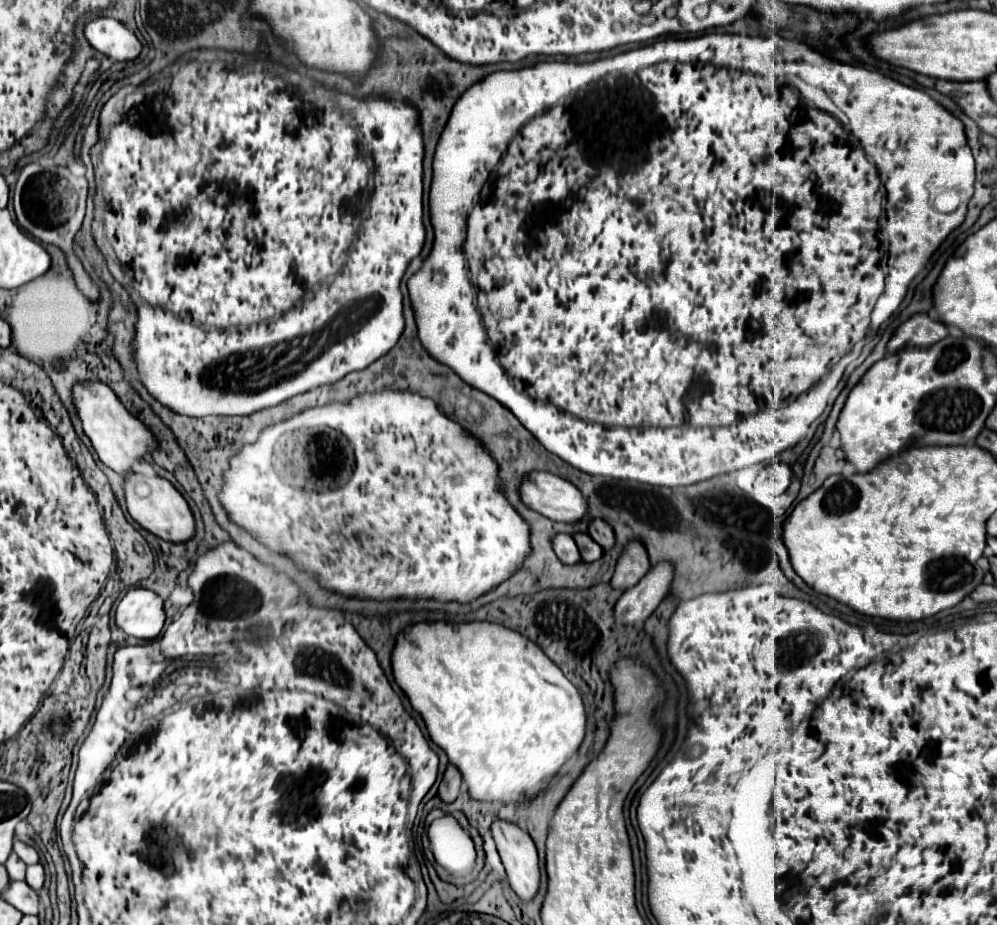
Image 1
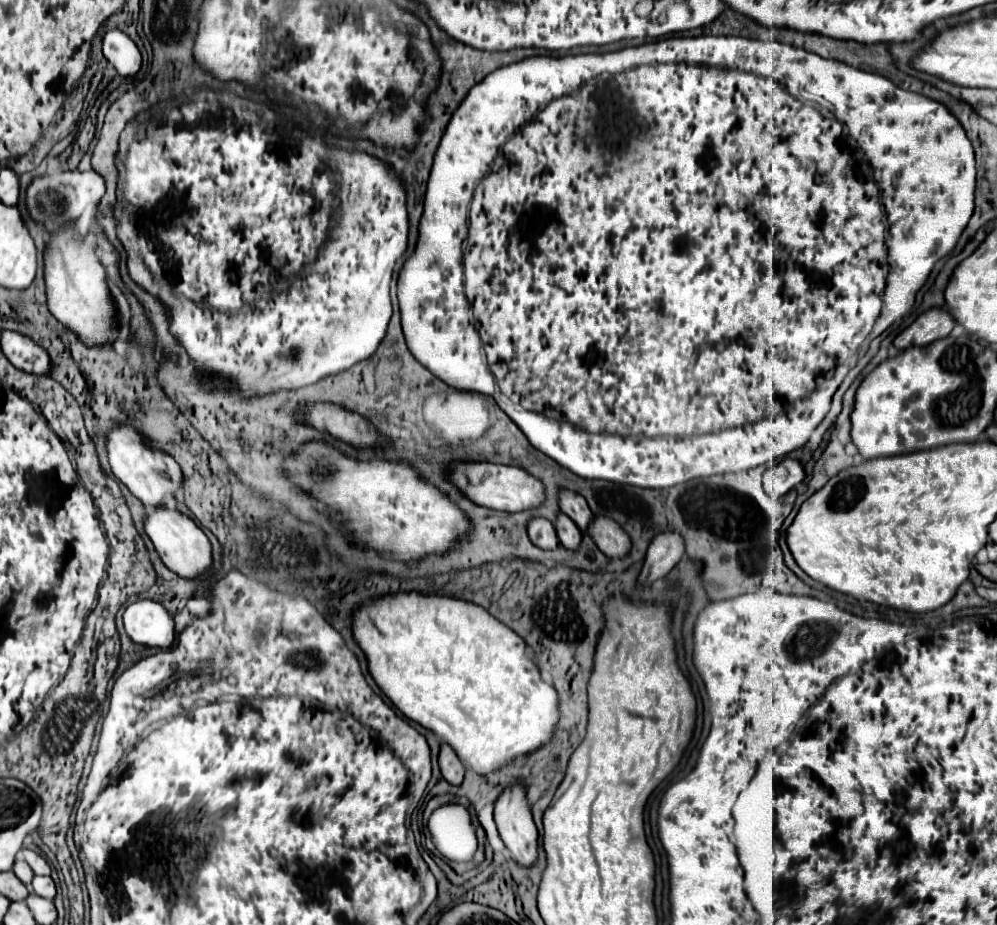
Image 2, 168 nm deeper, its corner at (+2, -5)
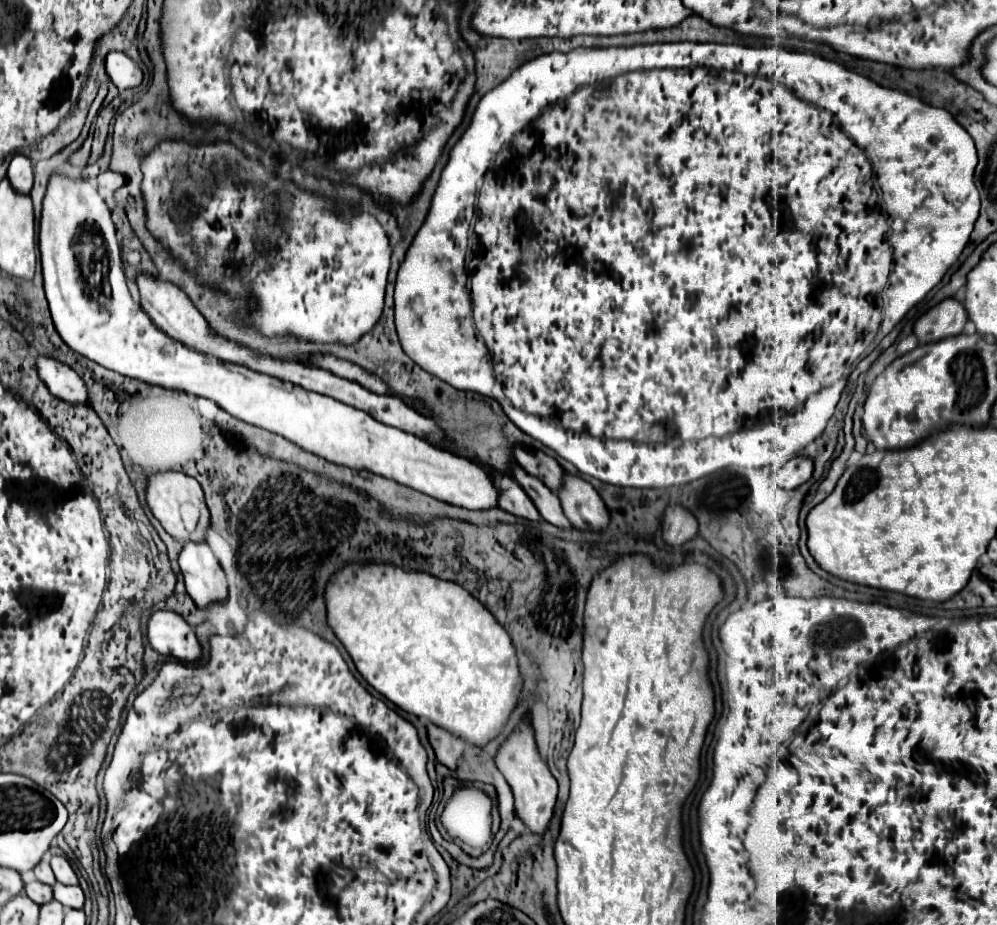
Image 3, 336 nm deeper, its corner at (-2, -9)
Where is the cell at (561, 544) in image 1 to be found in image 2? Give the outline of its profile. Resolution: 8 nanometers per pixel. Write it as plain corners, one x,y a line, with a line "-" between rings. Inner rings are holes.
536,517
532,521
532,527
528,527
528,535
532,539
532,543
540,549
546,549
546,551
554,551
560,547
560,541
558,541
558,535
556,535
556,529
550,521
546,519
540,519

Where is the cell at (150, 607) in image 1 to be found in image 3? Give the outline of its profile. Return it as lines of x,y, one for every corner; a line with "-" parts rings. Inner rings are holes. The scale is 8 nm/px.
154,611
148,619
150,645
166,657
174,657
182,663
194,663
202,659
202,645
192,625
174,611

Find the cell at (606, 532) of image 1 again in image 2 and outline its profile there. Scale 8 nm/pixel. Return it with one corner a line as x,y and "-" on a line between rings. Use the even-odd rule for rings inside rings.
564,491
562,493
562,497
560,497
560,507
562,507
562,511
580,527
580,531
582,533
586,533
586,529
590,527
590,523
592,523
592,511
590,511
590,507
588,507
588,503
584,501
584,497
580,497
580,495
576,495
576,493
572,493
572,491

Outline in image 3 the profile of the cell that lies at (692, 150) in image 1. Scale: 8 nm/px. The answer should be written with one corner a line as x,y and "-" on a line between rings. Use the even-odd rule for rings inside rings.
692,41
644,43
644,45
632,45
632,47
604,47
604,49
600,49
600,47
576,47
570,53
554,51
550,55
542,55
542,57
536,57
536,59
524,63
520,69
516,69
516,75
512,75
508,81
504,81
496,89
488,91
480,99
468,131
454,145
454,149
450,153
450,161
446,165
446,169
442,171
436,195
432,199
430,213
428,213
424,225
420,227
420,231
416,233
416,237
414,237
414,241
412,241
408,253
406,253
406,259
398,269
396,291
394,291
396,331
398,331
398,337
400,337
400,343
402,343
402,349
406,351
406,355
412,361
416,361
416,365
420,365
424,371
432,373
434,377
450,383
452,387
456,387
460,391
474,391
474,393
498,399
500,407
508,415
508,419
512,419
516,423
516,427
520,427
526,435
530,435
530,437
538,439
540,443
544,443
546,447
554,449
560,457
564,457
566,461
576,465
580,473
596,477
596,479
600,479
604,483
618,485
618,487
672,487
672,485
690,483
694,479
700,479
704,475
710,475
710,473
720,471
720,469
730,467
730,465
740,465
740,467
784,465
786,461
796,457
808,443
812,443
816,437
822,435
822,431
824,431
828,419
832,417
832,413
836,409
836,403
840,401
840,395
842,395
842,391
846,387
848,373
854,369
856,361
864,355
866,347
870,347
872,341
877,346
901,322
914,305
920,303
926,297
926,293
930,289
934,289
942,281
944,273
956,263
956,259
964,251
966,243
970,241
970,233
974,229
974,223
976,223
978,211
980,211
978,189
974,185
974,167
976,167
976,163
978,163
978,157
976,157
976,147
972,143
972,137
968,135
968,131
964,131
964,127
960,127
960,123
956,123
956,119
952,115
948,115
948,111
938,109
938,107
928,107
920,99
910,97
906,93
880,87
878,83
870,81
868,77
852,73
844,65
822,59
822,57
816,57
812,53
786,51
786,49
778,47
778,45
772,45
772,47
744,47
744,45
692,43
-
596,81
600,81
600,83
596,83
-
590,83
594,83
594,85
590,85
-
582,85
590,85
590,87
582,87
-
578,87
580,87
580,91
576,91
-
564,97
568,97
568,99
564,99
-
550,103
552,103
552,107
548,107
-
546,107
548,107
548,111
544,111
-
542,111
544,111
544,115
540,115
-
528,121
532,121
532,123
528,123
-
494,155
496,155
496,159
494,159
-
480,179
482,179
482,187
478,191
478,201
476,201
476,185
478,185
-
880,189
906,189
904,191
904,197
906,197
904,207
900,207
900,205
896,205
896,209
890,207
890,205
886,207
886,203
882,203
884,199
880,199
-
474,203
476,203
476,223
474,223
474,239
470,241
472,243
472,259
466,265
464,259
466,259
466,247
468,247
468,229
470,229
470,221
474,217
-
890,211
892,211
892,225
888,225
888,221
886,221
888,219
886,213
890,213
-
468,281
470,281
470,291
468,291
-
470,297
472,297
472,303
470,303
-
880,321
882,321
881,325
-
476,329
478,329
480,335
476,333
-
876,331
878,331
877,335
-
480,337
484,339
488,349
484,347
-
874,337
876,338
874,339
-
584,343
592,343
592,347
584,347
-
488,351
490,351
492,357
488,355
-
492,365
494,365
494,371
492,371
-
600,375
608,375
608,379
600,379
-
496,379
500,379
500,383
-
504,395
508,399
504,399
-
822,395
824,395
824,401
822,401
-
516,407
520,411
516,411
-
546,419
552,419
552,423
560,423
560,425
552,425
-
756,449
758,449
758,463
752,463
752,451
756,451

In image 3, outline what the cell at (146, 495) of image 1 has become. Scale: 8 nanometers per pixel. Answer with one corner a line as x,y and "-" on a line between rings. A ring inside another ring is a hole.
188,543
180,553
180,571
186,581
188,595
198,609
220,603
228,597
226,575
206,543

